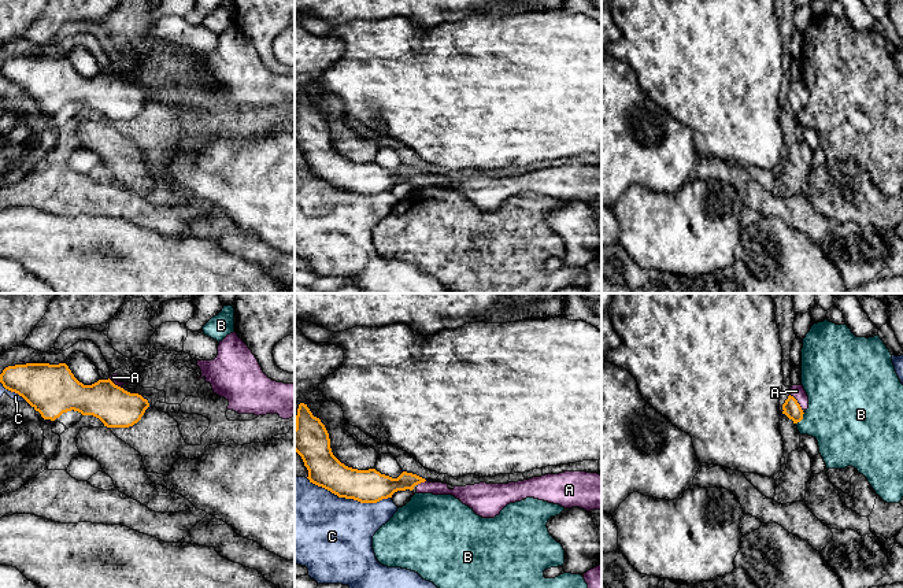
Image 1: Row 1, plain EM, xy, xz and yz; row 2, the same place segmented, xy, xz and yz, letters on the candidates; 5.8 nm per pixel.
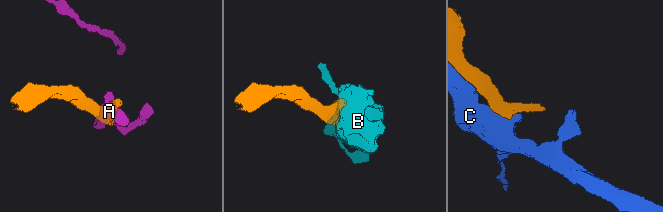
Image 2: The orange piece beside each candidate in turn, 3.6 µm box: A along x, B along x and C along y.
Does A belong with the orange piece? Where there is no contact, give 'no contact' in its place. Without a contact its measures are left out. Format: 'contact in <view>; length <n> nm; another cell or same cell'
contact in yz; length 120 nm; same cell

